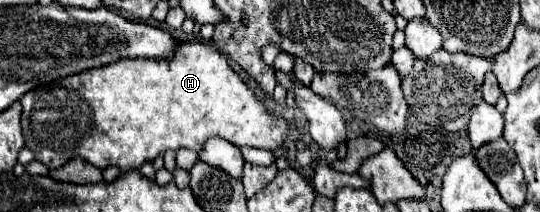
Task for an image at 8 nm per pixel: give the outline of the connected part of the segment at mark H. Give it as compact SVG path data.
M182 43L176 45L176 53L172 55L172 59L120 59L112 65L106 67L96 67L96 69L88 69L70 77L62 79L64 83L60 85L62 93L26 93L22 95L20 103L22 103L22 133L26 139L26 147L34 151L36 161L44 163L48 169L58 169L62 165L66 165L70 159L74 157L82 157L84 161L92 163L98 169L106 169L108 165L116 165L122 171L130 171L130 169L138 169L144 161L152 161L156 155L164 153L166 149L178 149L178 147L188 147L198 151L200 145L208 139L208 137L222 137L238 147L248 145L248 147L260 147L260 149L276 149L284 137L288 135L288 123L282 117L272 117L268 115L268 111L264 109L264 105L250 93L248 85L230 69L228 61L224 55L218 53L218 49L202 45L202 43Z

